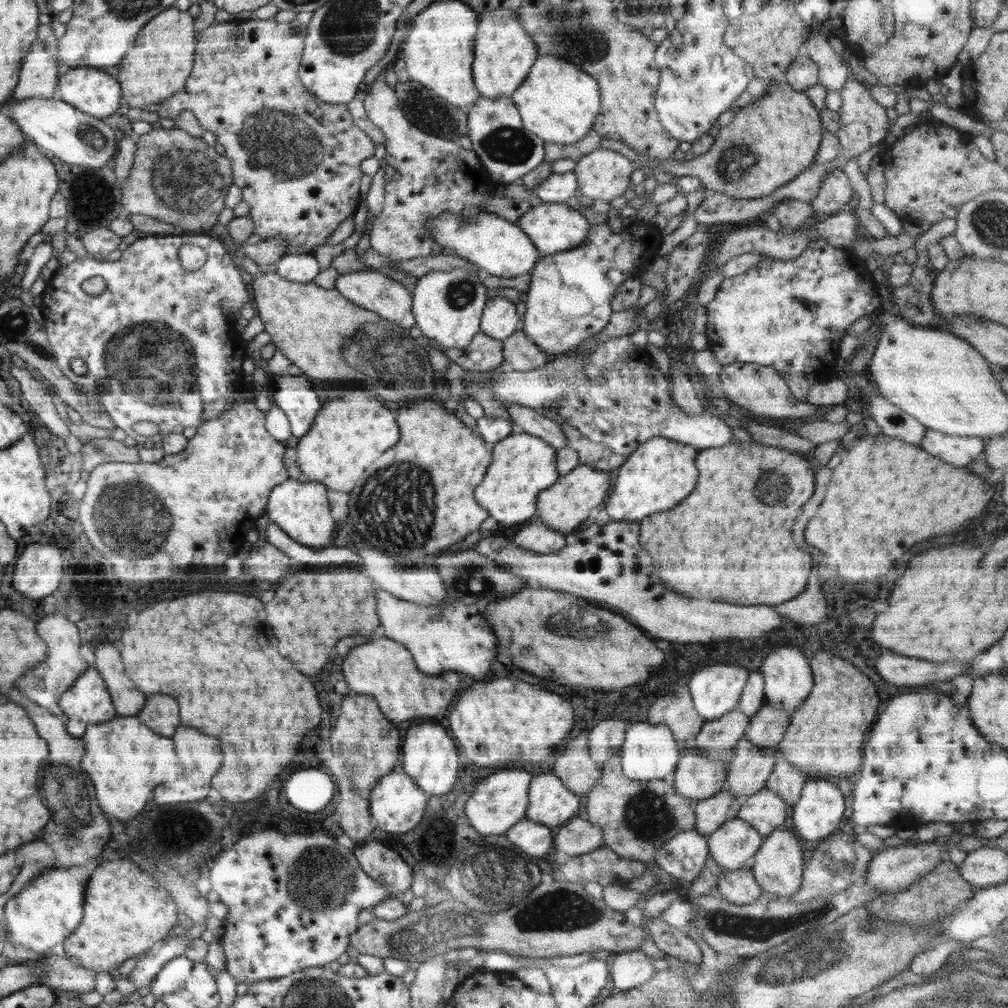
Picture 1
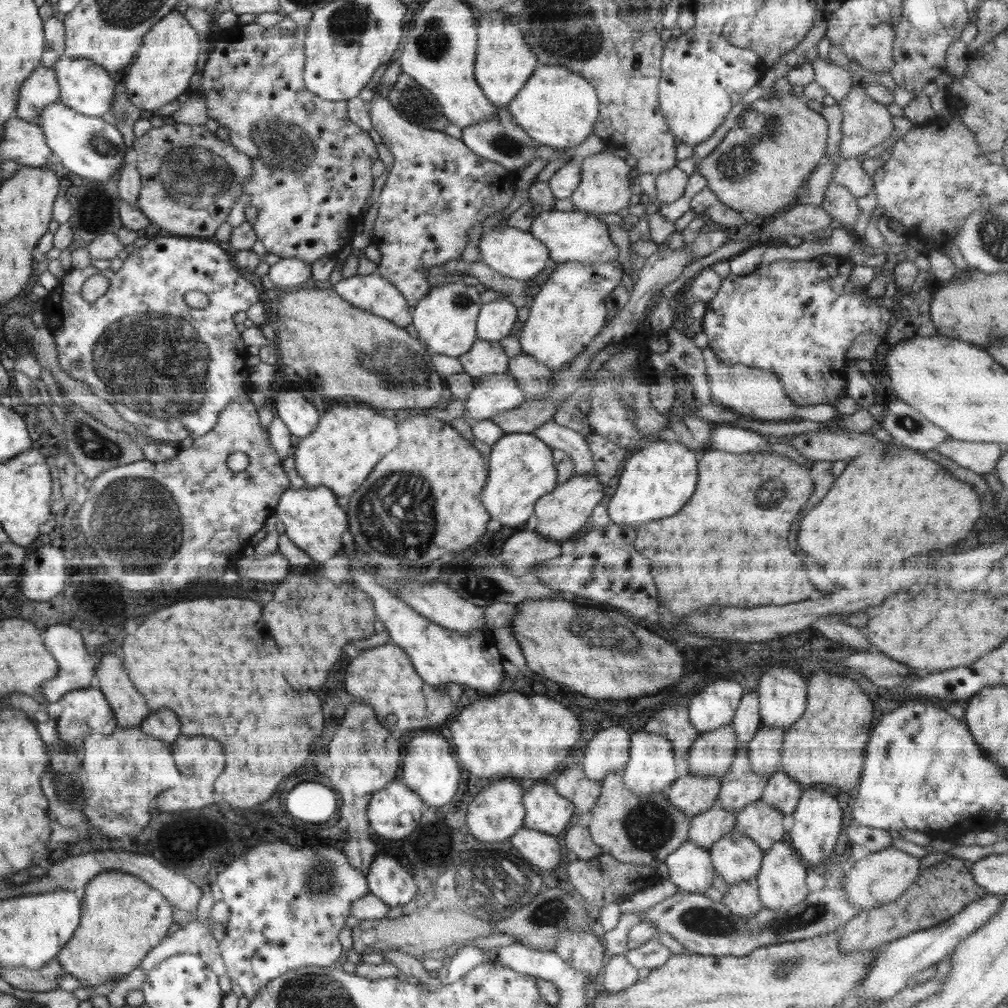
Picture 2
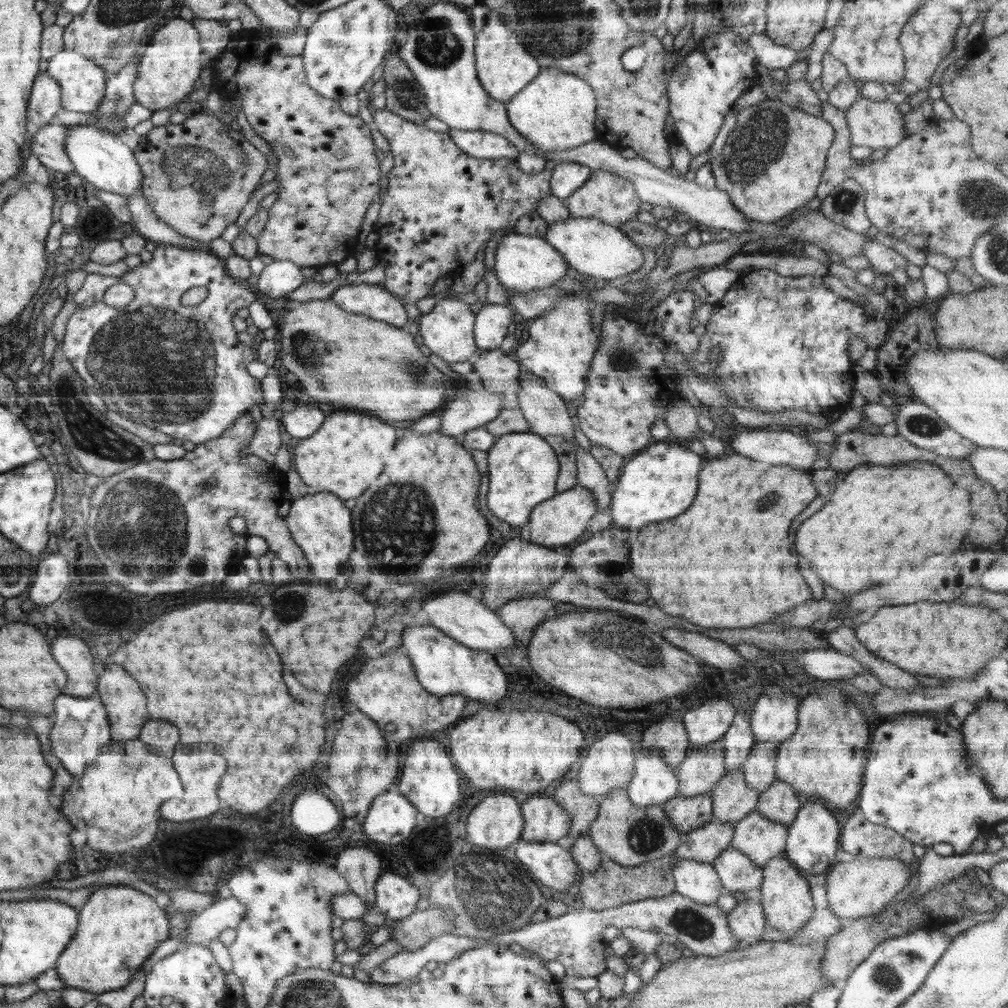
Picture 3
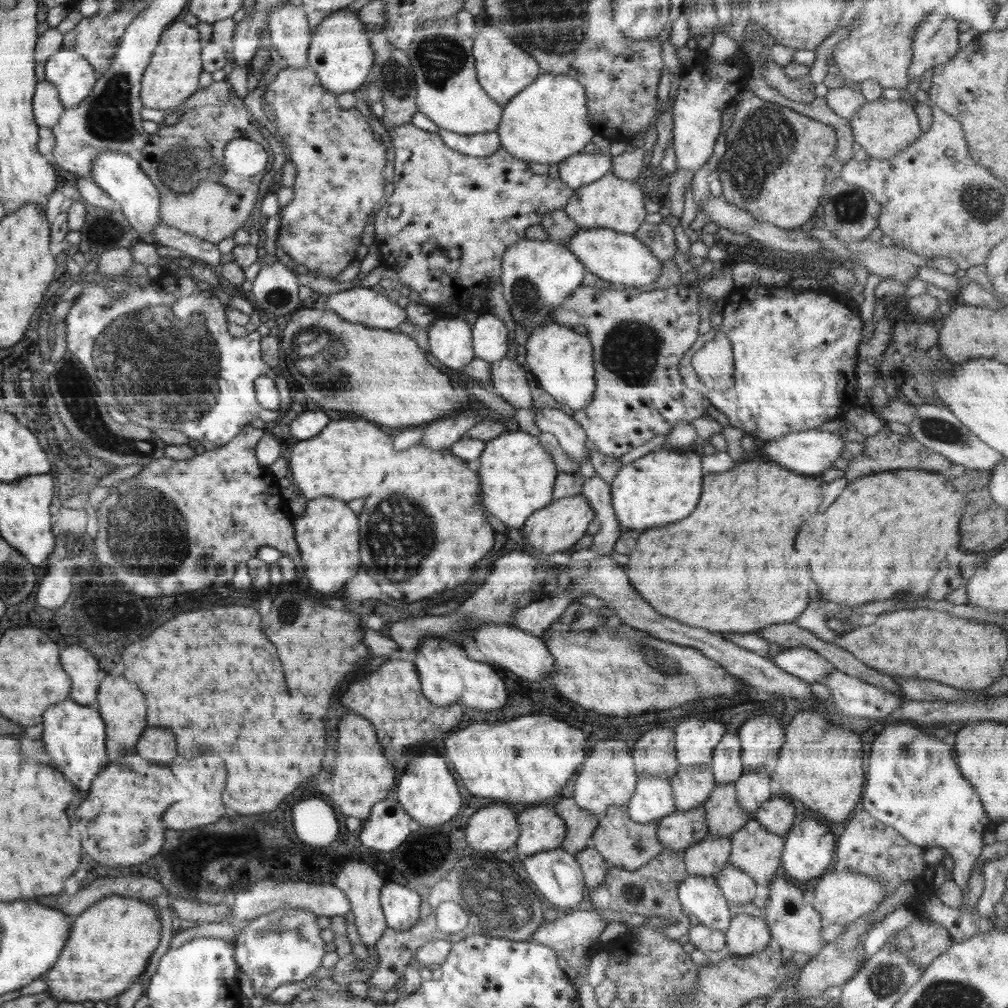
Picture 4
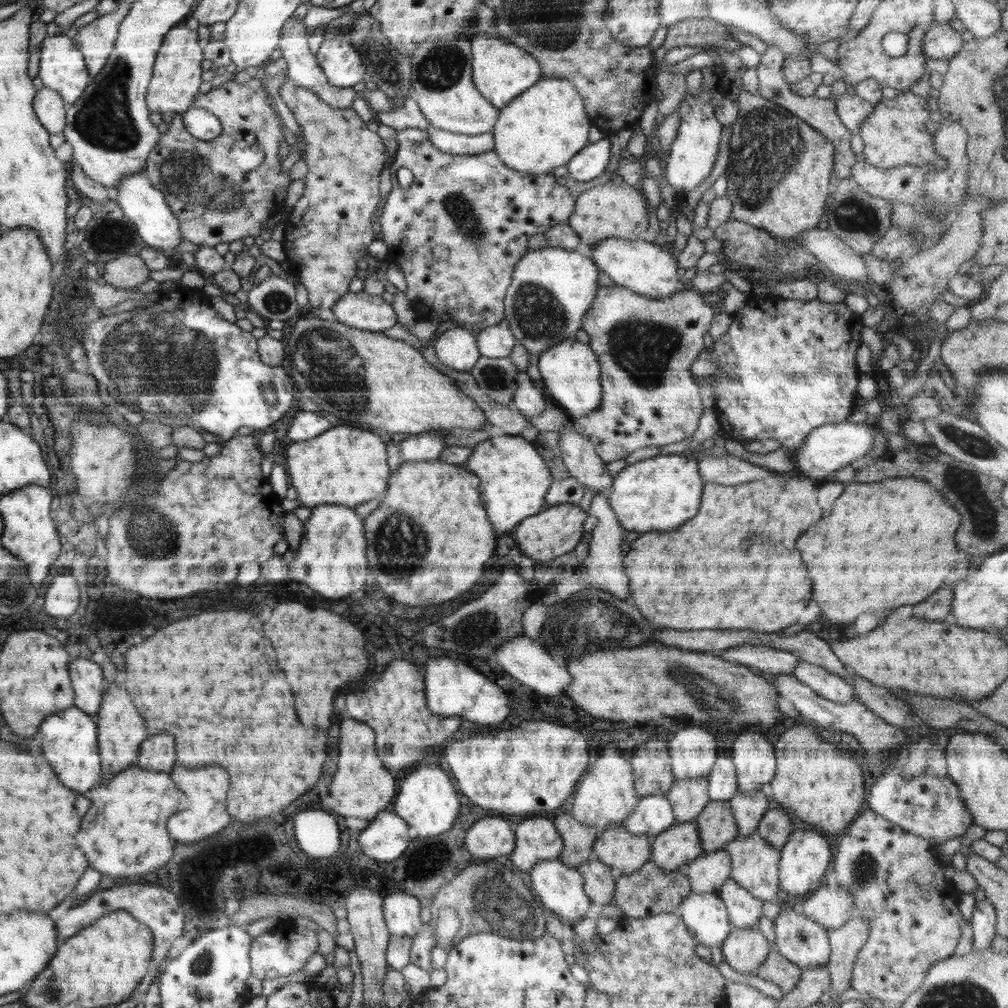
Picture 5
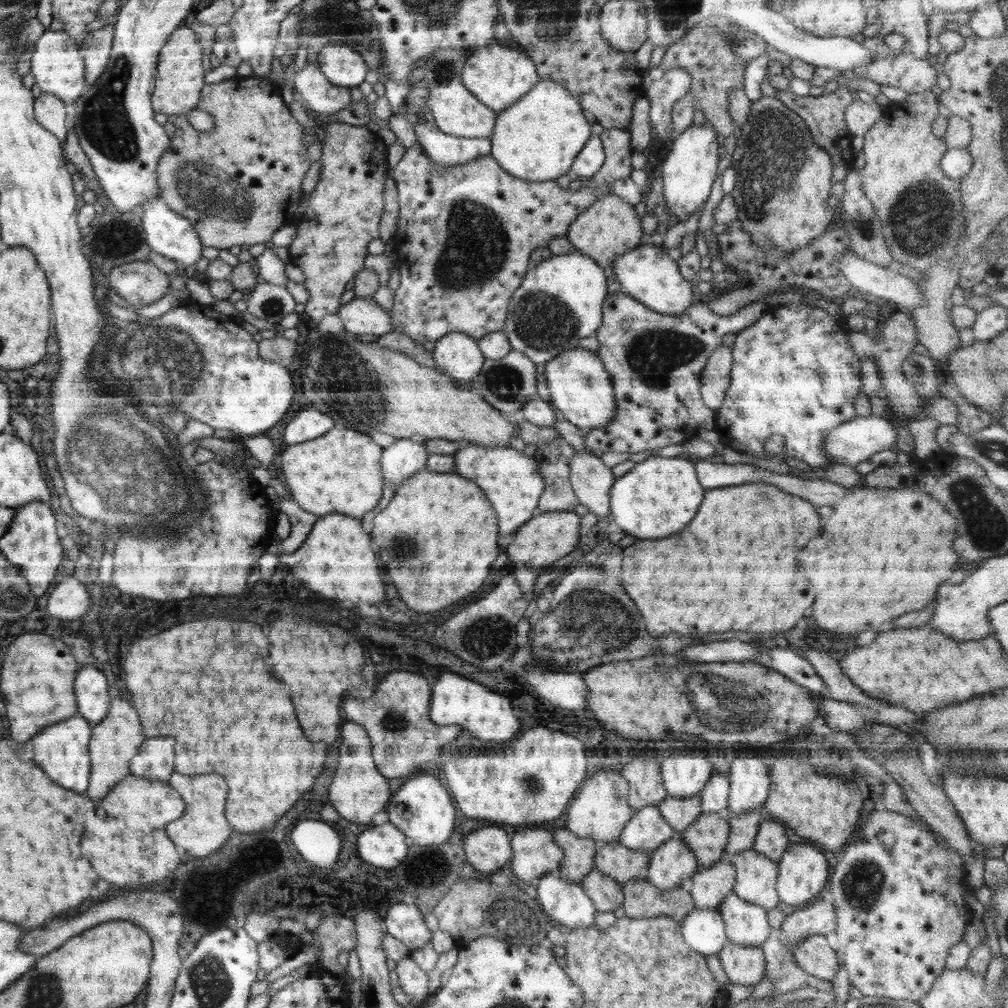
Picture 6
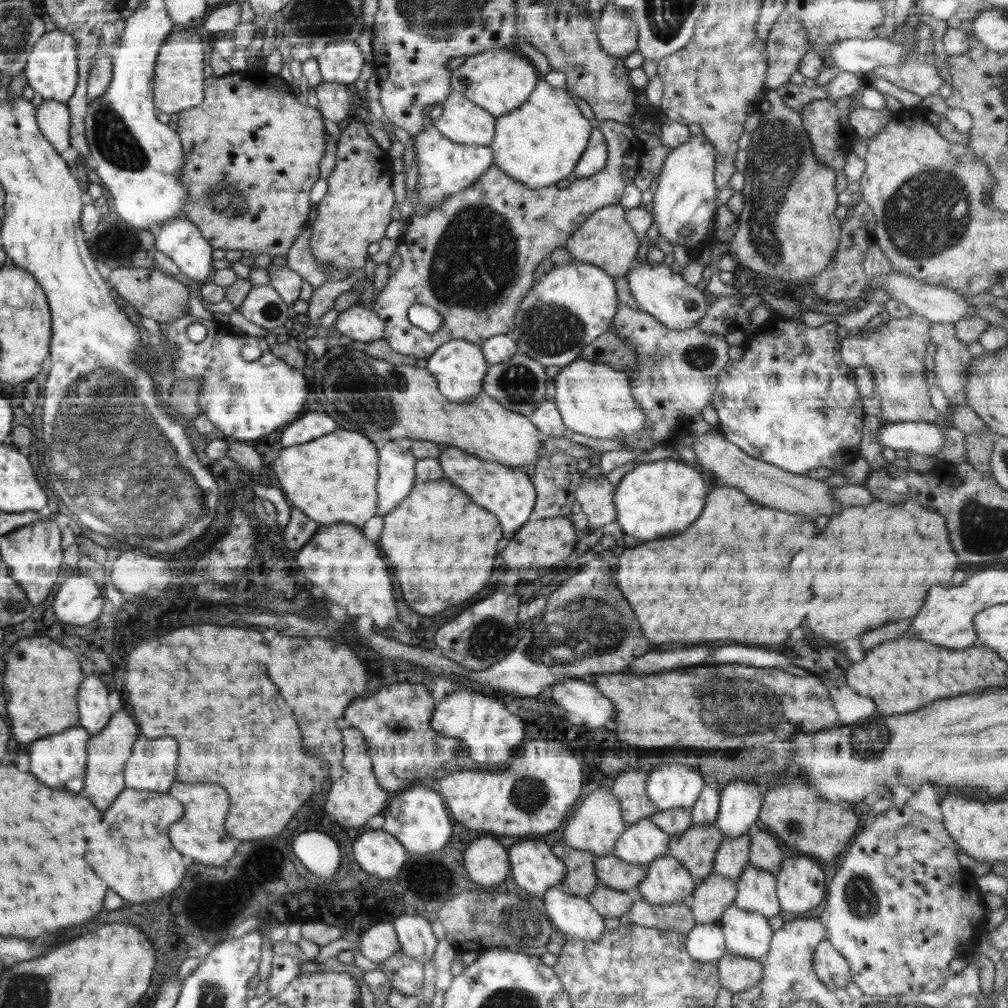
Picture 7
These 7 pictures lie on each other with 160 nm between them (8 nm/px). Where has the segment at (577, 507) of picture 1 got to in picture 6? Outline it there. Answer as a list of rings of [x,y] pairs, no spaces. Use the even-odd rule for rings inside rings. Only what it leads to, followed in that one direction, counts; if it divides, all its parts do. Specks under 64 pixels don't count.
[[[552,511],[536,515],[518,528],[516,540],[506,548],[512,562],[522,562],[527,566],[550,566],[556,560],[570,554],[578,544],[581,516],[574,511]]]

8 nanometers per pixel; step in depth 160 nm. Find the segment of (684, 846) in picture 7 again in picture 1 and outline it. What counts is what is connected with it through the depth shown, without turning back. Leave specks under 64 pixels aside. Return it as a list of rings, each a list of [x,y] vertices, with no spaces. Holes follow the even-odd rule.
[[[746,737],[736,743],[735,749],[736,755],[728,762],[724,787],[742,800],[765,787],[780,754],[777,748],[756,746]]]

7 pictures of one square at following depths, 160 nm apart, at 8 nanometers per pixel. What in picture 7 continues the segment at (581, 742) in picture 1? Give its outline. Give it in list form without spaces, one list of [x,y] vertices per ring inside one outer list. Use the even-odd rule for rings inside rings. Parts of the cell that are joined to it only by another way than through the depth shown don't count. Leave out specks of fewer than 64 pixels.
[[[564,839],[556,842],[551,852],[566,866],[566,878],[558,888],[572,896],[588,897],[598,884],[595,874],[595,856],[566,846]]]

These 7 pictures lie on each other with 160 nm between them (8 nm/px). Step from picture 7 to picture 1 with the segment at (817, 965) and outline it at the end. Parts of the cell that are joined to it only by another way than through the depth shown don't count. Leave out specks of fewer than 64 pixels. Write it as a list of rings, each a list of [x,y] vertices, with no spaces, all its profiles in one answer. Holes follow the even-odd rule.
[[[785,827],[774,829],[768,838],[765,838],[752,860],[750,870],[760,886],[762,892],[776,895],[780,900],[796,894],[802,886],[804,868],[804,852],[797,835],[788,831]]]

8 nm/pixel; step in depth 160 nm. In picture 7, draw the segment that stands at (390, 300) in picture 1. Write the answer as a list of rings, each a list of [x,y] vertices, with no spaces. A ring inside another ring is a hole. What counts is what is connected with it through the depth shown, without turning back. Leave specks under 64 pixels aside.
[[[352,305],[338,315],[333,329],[354,341],[367,343],[383,338],[385,322],[372,308]]]

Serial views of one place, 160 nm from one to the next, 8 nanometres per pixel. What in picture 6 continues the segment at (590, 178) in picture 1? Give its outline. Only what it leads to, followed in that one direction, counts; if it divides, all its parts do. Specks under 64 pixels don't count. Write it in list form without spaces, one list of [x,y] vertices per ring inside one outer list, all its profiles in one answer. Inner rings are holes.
[[[614,193],[597,198],[585,208],[567,230],[567,237],[576,251],[580,251],[595,260],[602,268],[613,266],[614,259],[636,248],[642,238],[642,223],[635,206],[622,200]]]

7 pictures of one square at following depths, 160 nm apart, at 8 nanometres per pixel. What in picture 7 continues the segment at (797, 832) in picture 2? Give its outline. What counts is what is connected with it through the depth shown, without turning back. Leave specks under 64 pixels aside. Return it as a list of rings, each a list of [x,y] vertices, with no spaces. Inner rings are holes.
[[[806,856],[787,858],[783,861],[780,872],[775,876],[777,897],[783,915],[798,918],[803,912],[817,908],[827,896],[825,875],[817,863],[818,861]]]

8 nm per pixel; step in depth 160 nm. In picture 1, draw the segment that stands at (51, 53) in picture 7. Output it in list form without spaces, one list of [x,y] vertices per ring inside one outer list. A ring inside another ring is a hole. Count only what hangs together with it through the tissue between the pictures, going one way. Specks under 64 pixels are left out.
[[[71,67],[60,77],[58,98],[96,118],[110,116],[120,106],[120,85],[105,70]]]

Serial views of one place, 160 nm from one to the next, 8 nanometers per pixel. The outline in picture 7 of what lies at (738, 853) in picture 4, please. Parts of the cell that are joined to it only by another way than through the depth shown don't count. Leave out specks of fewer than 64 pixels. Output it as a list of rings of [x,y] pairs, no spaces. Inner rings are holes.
[[[746,866],[735,882],[737,894],[734,903],[737,908],[758,912],[766,918],[782,914],[777,897],[777,879],[768,870]]]

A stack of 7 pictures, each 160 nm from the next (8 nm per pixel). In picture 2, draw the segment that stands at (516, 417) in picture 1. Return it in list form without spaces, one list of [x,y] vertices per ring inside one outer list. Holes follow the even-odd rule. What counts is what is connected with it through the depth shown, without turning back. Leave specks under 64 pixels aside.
[[[555,421],[540,426],[532,432],[540,440],[543,440],[550,448],[558,448],[572,458],[575,464],[575,474],[589,474],[600,477],[596,472],[592,453],[585,442],[585,437],[566,426],[560,426]]]

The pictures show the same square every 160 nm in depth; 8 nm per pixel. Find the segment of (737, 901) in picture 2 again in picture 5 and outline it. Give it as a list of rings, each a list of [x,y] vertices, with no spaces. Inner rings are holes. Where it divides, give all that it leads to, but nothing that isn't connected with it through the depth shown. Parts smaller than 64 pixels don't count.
[[[733,928],[720,945],[724,962],[743,974],[754,974],[772,947],[759,928],[738,930]]]

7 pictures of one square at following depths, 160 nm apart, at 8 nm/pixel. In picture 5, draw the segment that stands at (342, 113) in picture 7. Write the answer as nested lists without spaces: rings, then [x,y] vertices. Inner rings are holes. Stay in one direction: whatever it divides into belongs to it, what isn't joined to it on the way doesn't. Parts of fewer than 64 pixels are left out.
[[[291,17],[286,24],[284,24],[278,48],[282,50],[281,57],[287,62],[287,75],[294,83],[315,92],[320,97],[320,100],[323,100],[332,108],[345,109],[352,106],[352,102],[357,98],[356,91],[352,87],[338,88],[329,83],[327,76],[322,72],[318,64],[315,54],[312,54],[308,48],[307,33],[303,22],[298,22],[298,20],[294,20],[294,18]]]

